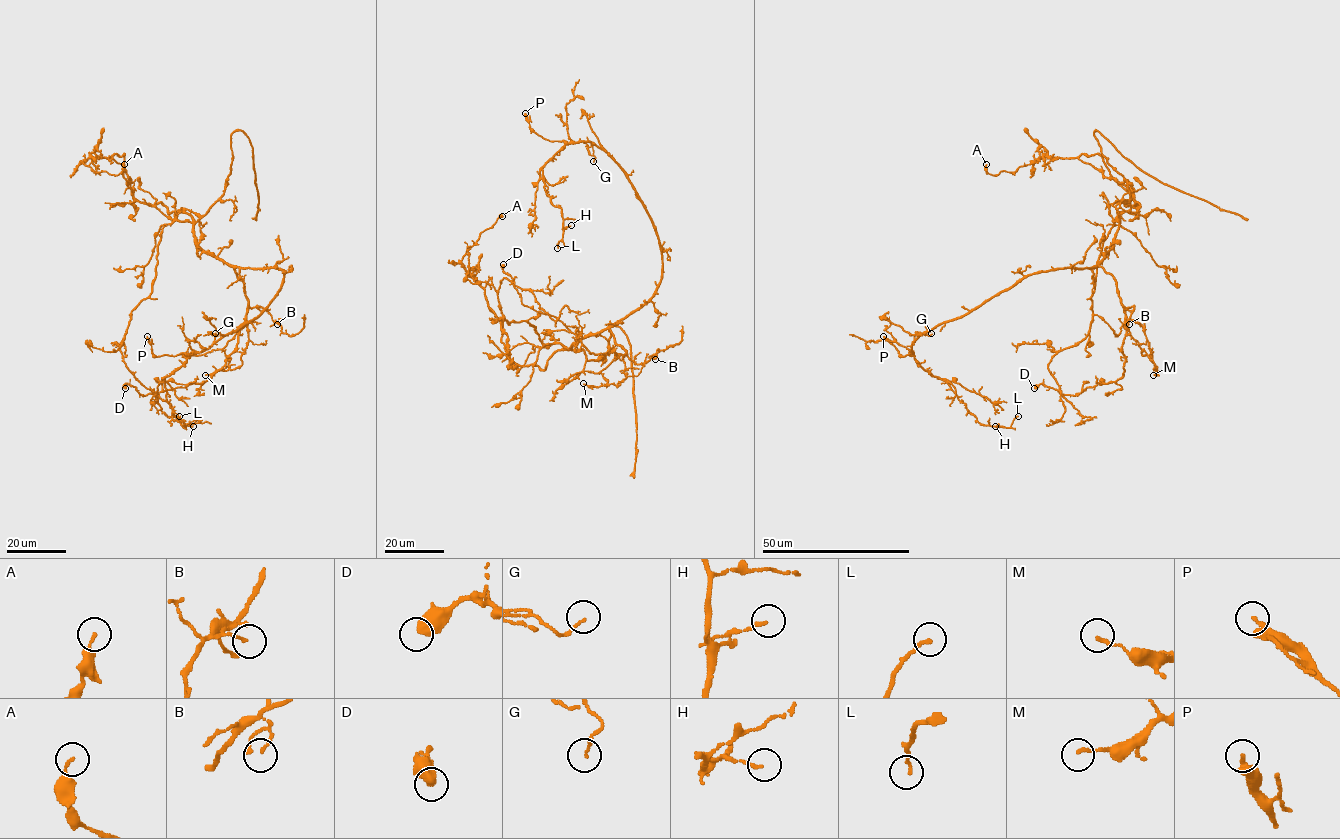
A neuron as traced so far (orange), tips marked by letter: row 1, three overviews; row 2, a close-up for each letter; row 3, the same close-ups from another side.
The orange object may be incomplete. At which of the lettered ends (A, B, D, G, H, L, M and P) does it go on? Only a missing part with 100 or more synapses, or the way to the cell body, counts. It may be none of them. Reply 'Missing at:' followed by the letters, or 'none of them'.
Missing at: none of them

